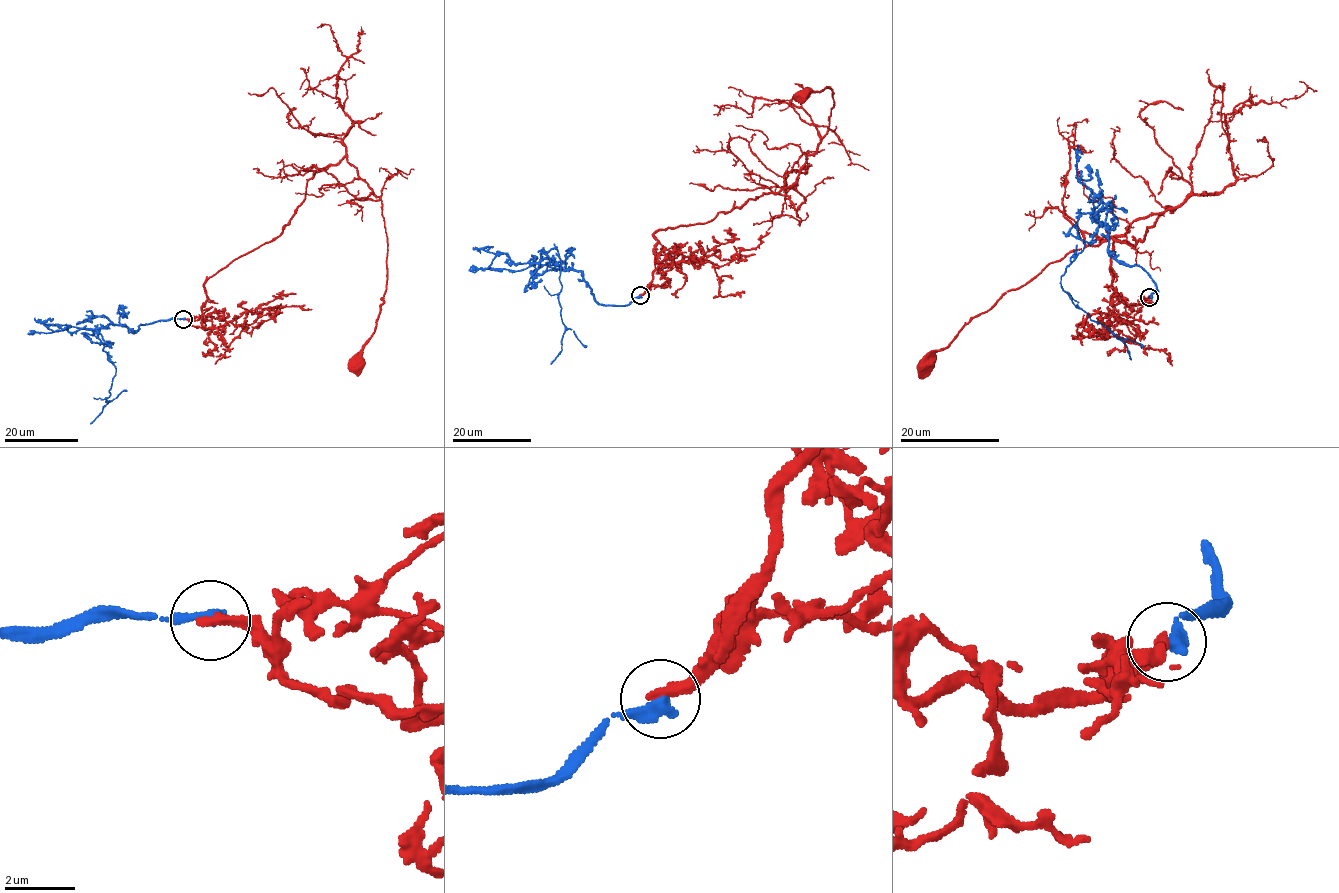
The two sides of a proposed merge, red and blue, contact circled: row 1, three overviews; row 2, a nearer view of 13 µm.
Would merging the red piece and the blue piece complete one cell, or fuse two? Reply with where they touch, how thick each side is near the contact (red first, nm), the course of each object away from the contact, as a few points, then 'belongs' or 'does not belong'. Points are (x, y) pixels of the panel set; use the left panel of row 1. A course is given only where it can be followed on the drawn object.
at (183, 319); 300 nm thick on the red side, 400 nm on the other; red runs (183, 319), (203, 328), (204, 283), (274, 240), (308, 180), (345, 156), (379, 197), (388, 252), (355, 363); blue runs (183, 319), (140, 324), (136, 333), (112, 324), (96, 331), (115, 374), (107, 403), (90, 423); does not belong

